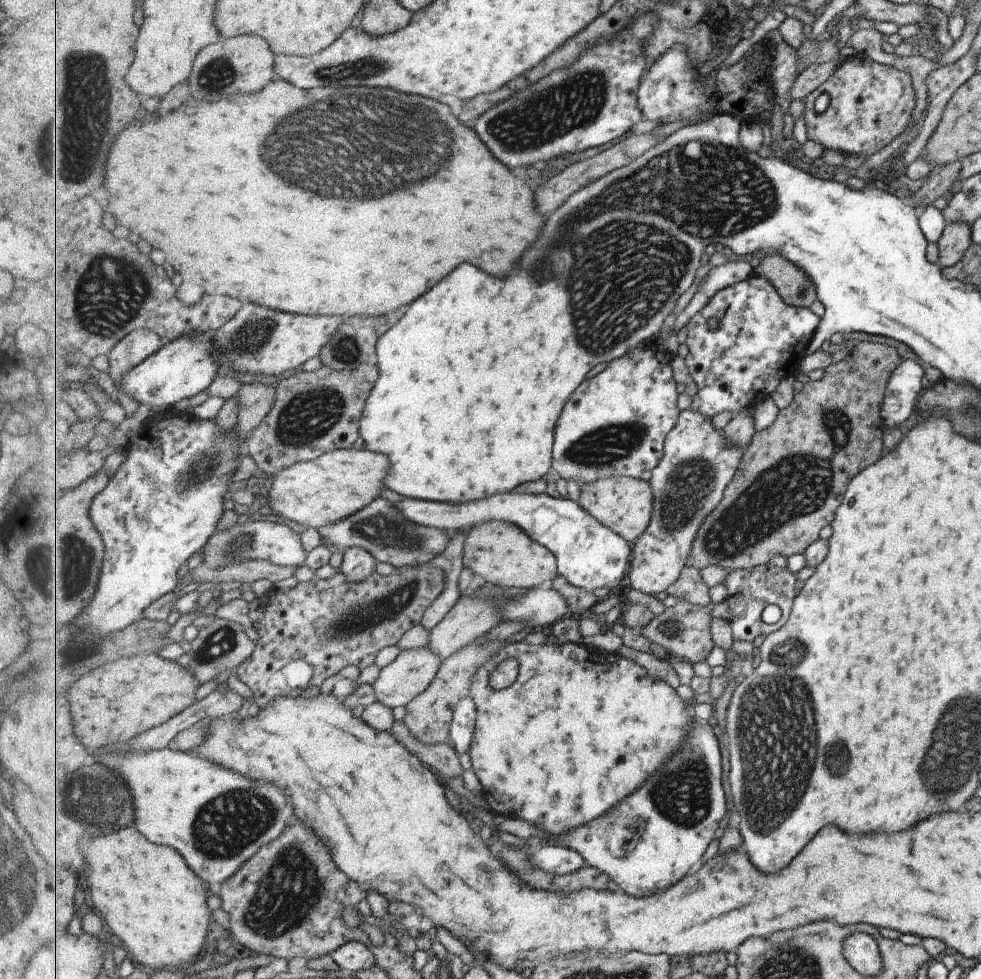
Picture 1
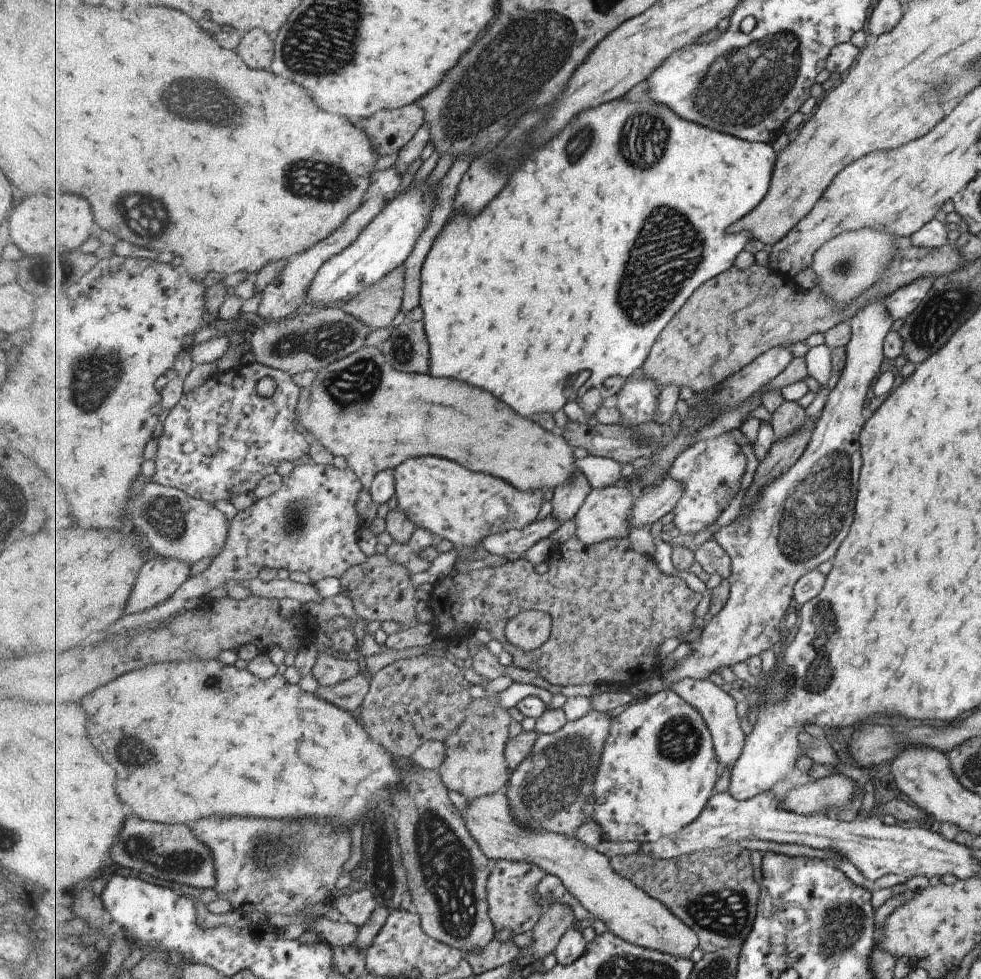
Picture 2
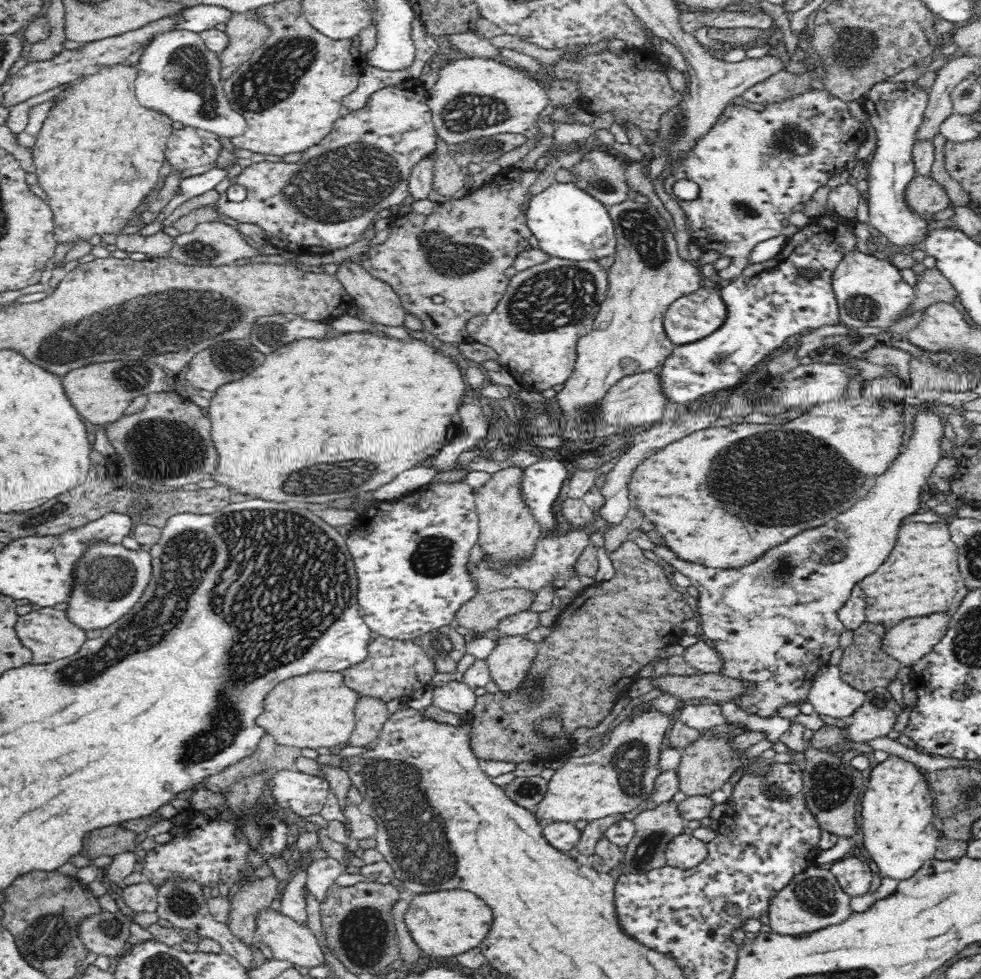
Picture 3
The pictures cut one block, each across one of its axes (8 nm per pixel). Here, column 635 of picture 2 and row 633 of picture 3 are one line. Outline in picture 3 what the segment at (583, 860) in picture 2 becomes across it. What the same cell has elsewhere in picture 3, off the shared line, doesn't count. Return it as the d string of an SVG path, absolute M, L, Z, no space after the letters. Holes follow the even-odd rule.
M946 614L901 620L887 628L880 647L888 656L910 667L938 644L950 620Z

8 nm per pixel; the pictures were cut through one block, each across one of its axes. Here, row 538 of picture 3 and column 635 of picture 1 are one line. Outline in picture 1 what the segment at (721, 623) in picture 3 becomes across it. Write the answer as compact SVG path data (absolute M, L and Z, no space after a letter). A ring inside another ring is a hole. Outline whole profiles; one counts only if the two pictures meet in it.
M697 719L688 728L688 739L674 755L653 773L631 797L627 797L615 809L609 809L603 817L581 825L579 829L571 829L562 835L550 835L545 829L540 829L532 822L523 819L508 818L503 826L497 826L497 832L507 832L520 838L540 836L544 843L561 844L571 847L585 858L587 864L605 874L609 874L619 888L633 896L651 896L659 890L667 890L691 872L691 868L705 856L709 844L715 836L719 836L727 819L727 800L723 792L723 766L721 766L721 748L715 736L713 722Z

